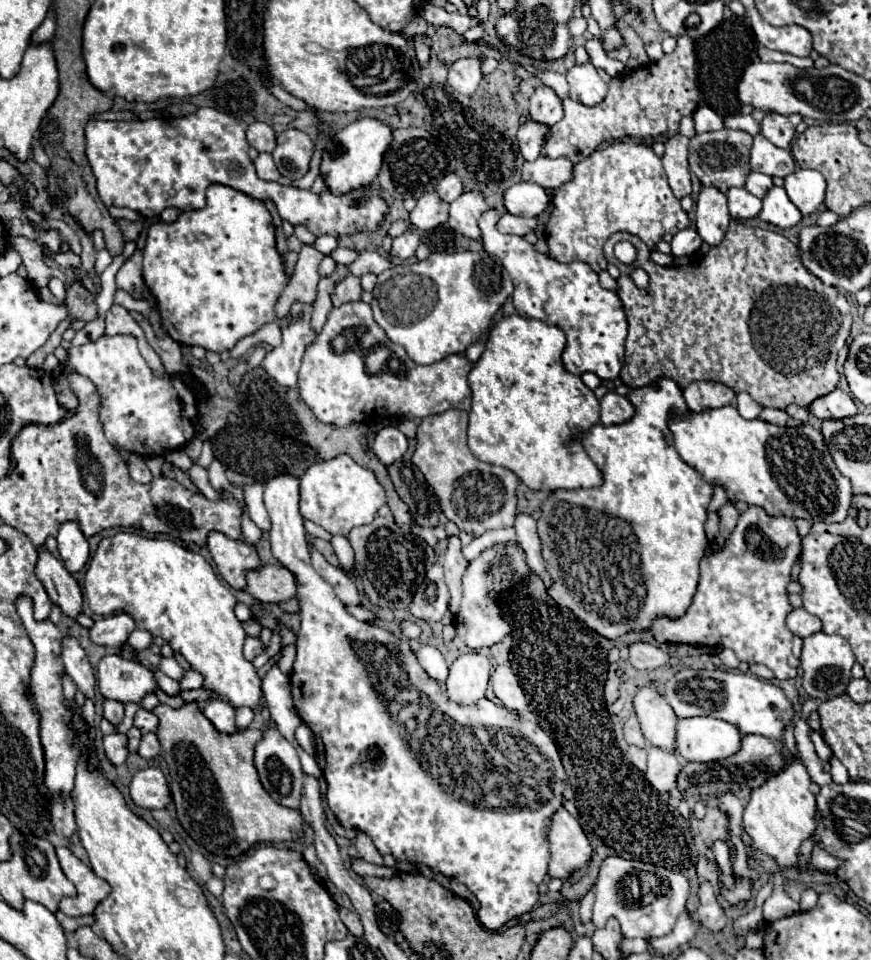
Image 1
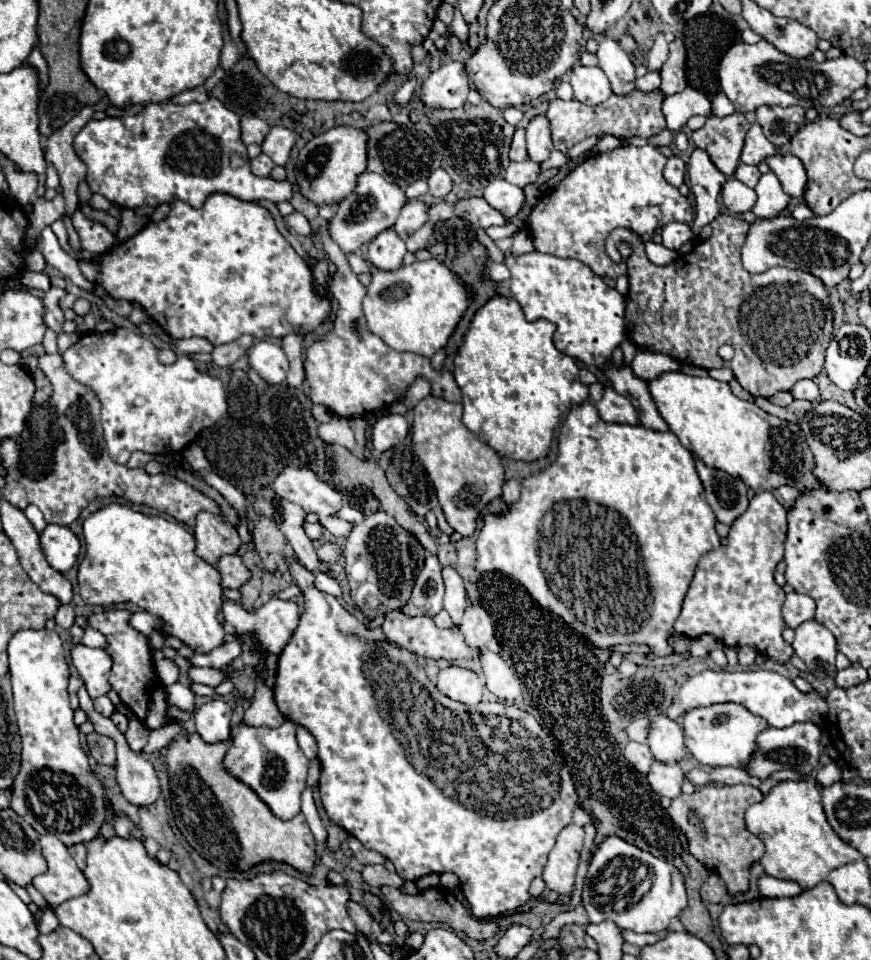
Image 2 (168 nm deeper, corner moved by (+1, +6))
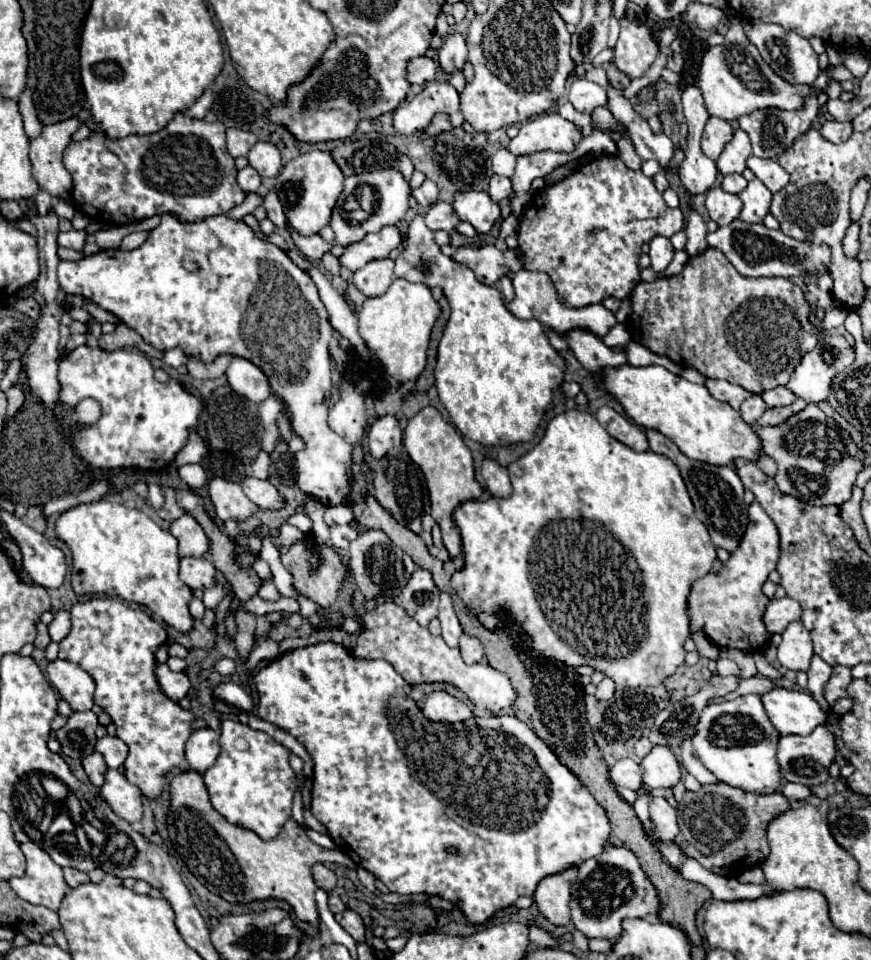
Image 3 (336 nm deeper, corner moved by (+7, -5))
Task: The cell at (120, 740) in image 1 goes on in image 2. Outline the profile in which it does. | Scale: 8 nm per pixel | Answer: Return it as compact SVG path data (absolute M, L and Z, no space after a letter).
M89 733L87 743L89 743L89 753L95 757L97 763L115 765L115 741L111 737Z

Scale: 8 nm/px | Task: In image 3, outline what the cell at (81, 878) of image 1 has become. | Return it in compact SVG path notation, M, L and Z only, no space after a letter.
M25 842L19 846L25 854L27 868L23 878L9 878L9 886L19 898L57 910L67 892L61 868L37 844Z

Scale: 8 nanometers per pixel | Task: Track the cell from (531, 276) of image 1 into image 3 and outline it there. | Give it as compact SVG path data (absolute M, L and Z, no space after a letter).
M519 270L513 278L513 288L515 288L515 298L507 304L507 308L517 318L535 318L545 328L553 328L557 334L565 332L565 328L593 328L597 336L605 336L617 324L617 318L603 304L593 304L585 308L565 308L557 300L557 292L553 292L553 282L543 272Z

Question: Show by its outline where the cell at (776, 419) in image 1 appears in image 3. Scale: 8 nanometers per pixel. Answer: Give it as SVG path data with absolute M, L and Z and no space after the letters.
M797 398L793 404L789 404L789 406L781 406L781 408L767 408L765 412L763 412L763 416L757 420L761 426L773 426L773 424L781 424L781 422L785 422L789 416L793 416L793 414L797 414L797 412L801 412L803 408L807 406L807 402L805 400L801 400L801 398Z

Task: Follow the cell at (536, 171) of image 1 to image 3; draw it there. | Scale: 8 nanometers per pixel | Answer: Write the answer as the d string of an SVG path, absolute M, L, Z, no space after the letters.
M493 174L491 180L489 180L489 196L491 196L491 200L501 202L501 200L509 198L509 192L511 192L511 180L505 178L505 176Z

